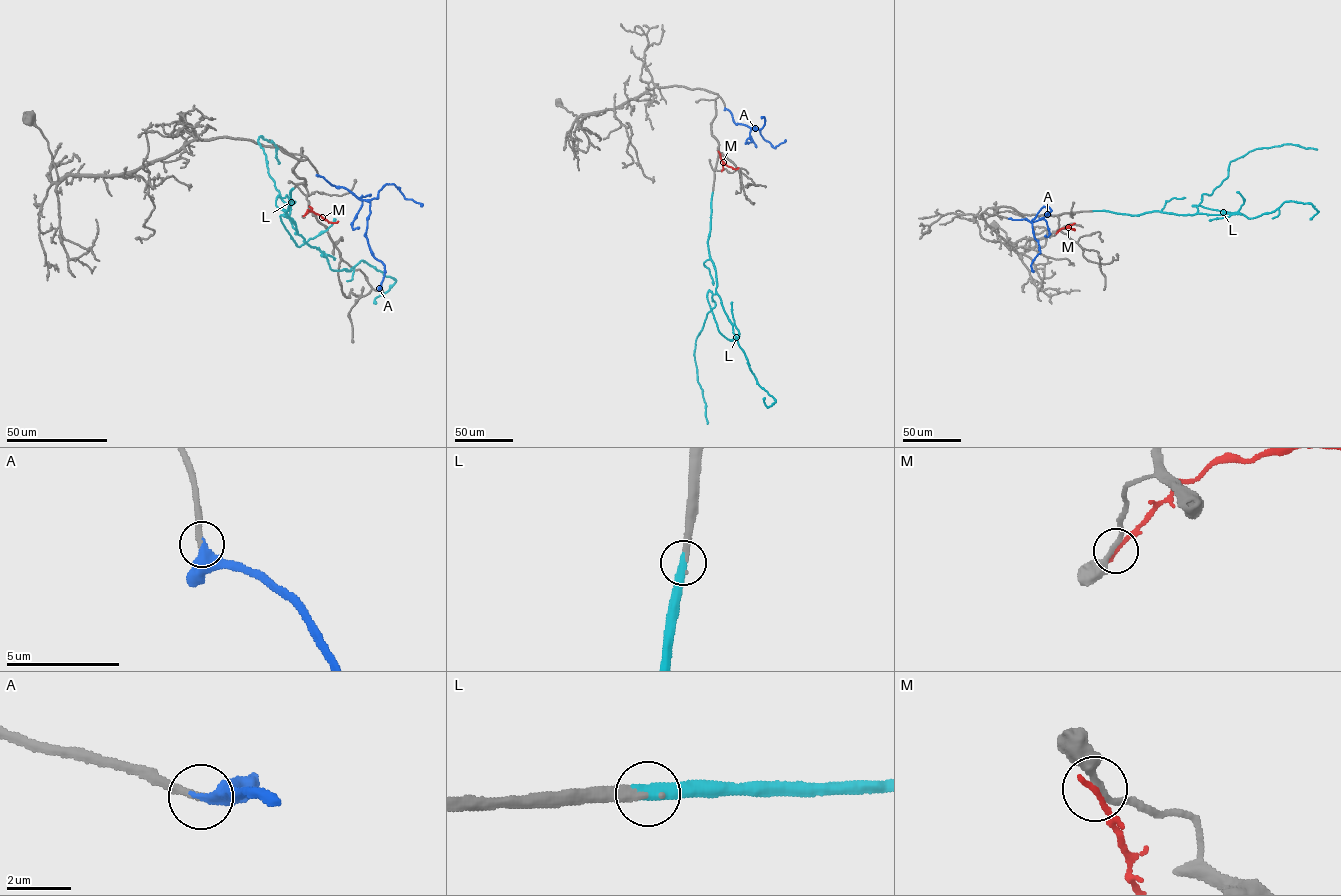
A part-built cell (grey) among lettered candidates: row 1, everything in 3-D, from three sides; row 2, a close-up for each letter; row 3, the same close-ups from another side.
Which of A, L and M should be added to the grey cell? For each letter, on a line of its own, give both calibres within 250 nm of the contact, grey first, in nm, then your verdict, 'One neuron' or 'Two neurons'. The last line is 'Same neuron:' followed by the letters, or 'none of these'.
A: Thickness 240 nm (grey) against 460 nm. One neuron
L: Thickness 280 nm (grey) against 480 nm. One neuron
M: Thickness 260 nm (grey) against 190 nm. Two neurons
Same neuron: A, L

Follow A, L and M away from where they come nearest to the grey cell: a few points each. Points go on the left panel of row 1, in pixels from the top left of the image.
A: (317, 175), (370, 203), (365, 235), (371, 253), (384, 265), (378, 290)
L: (293, 188), (283, 210), (296, 234), (289, 214), (295, 202), (282, 199), (259, 137), (273, 142), (278, 164)
M: (304, 215), (307, 210), (329, 222), (337, 221)

